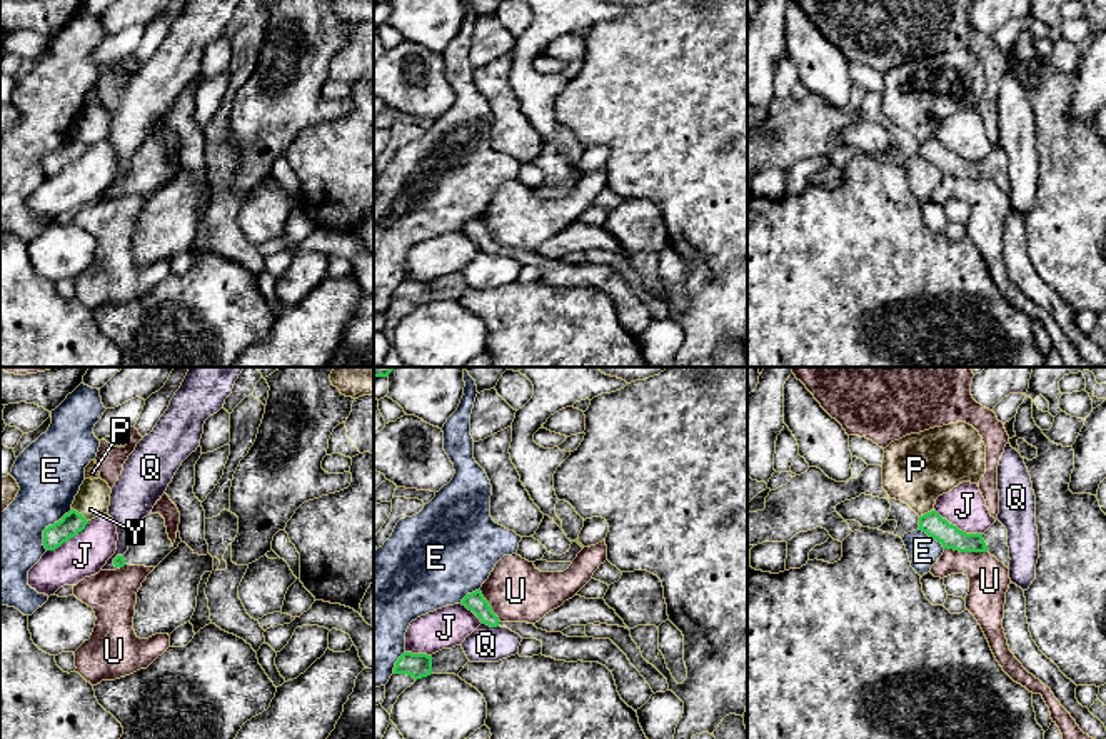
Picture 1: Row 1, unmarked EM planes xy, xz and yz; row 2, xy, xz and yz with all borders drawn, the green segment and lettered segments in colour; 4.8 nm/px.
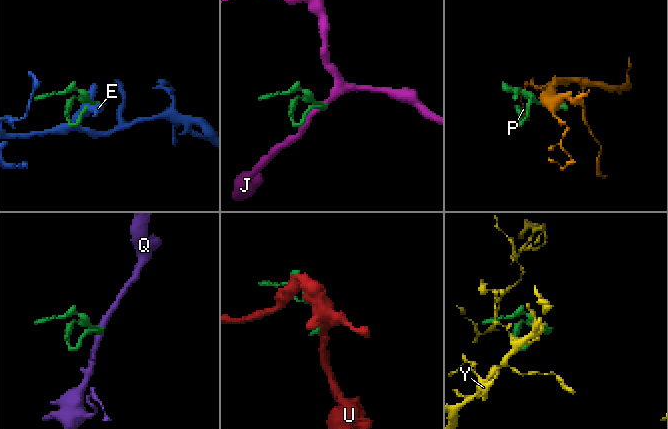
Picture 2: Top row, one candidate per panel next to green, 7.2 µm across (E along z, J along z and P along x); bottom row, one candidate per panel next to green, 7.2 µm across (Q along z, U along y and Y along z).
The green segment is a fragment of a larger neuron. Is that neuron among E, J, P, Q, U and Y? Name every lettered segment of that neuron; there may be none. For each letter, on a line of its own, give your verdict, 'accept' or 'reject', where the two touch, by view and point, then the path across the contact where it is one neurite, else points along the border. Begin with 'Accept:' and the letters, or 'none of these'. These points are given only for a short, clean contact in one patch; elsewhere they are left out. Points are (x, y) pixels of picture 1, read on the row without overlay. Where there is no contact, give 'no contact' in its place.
Accept: none of these
E: reject; meets green in xy at (49, 152)
J: reject; meets green in yz at (956, 154)
P: reject; meets green in yz at (928, 139)
Q: reject; meets green in xz at (491, 252)
U: reject; meets green in yz at (966, 177)
Y: reject; meets green in xy at (80, 140)

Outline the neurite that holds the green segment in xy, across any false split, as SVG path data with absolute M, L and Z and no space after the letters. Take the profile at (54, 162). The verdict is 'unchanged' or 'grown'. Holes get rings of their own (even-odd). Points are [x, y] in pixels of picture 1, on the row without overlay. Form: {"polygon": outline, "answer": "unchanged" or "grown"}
{"polygon": "M70 137L58 148L43 157L43 172L47 177L55 177L68 165L75 163L85 155L88 147L77 137Z", "answer": "unchanged"}

